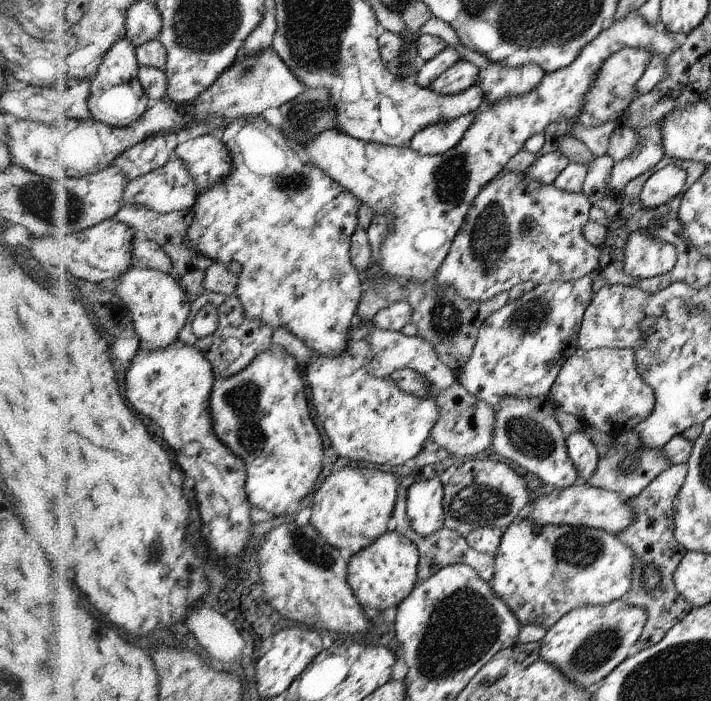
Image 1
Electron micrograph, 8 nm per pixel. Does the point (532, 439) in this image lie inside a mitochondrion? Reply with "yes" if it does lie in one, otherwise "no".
yes

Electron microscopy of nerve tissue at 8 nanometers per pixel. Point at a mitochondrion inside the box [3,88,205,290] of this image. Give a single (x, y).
(37, 198)

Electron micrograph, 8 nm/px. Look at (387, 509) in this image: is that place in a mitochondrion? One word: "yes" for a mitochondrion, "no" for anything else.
no

